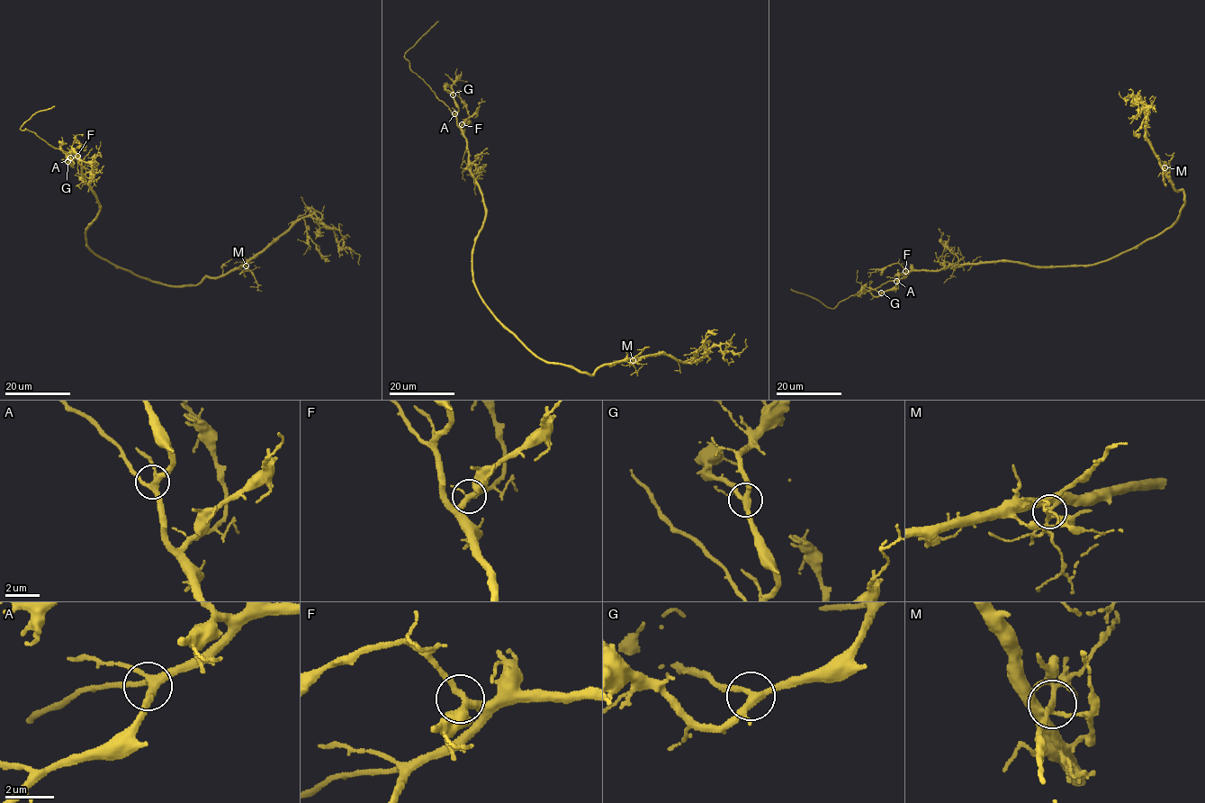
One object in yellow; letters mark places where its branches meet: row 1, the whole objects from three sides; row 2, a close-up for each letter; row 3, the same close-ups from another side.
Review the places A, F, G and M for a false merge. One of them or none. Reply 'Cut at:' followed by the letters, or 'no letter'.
Cut at: M

